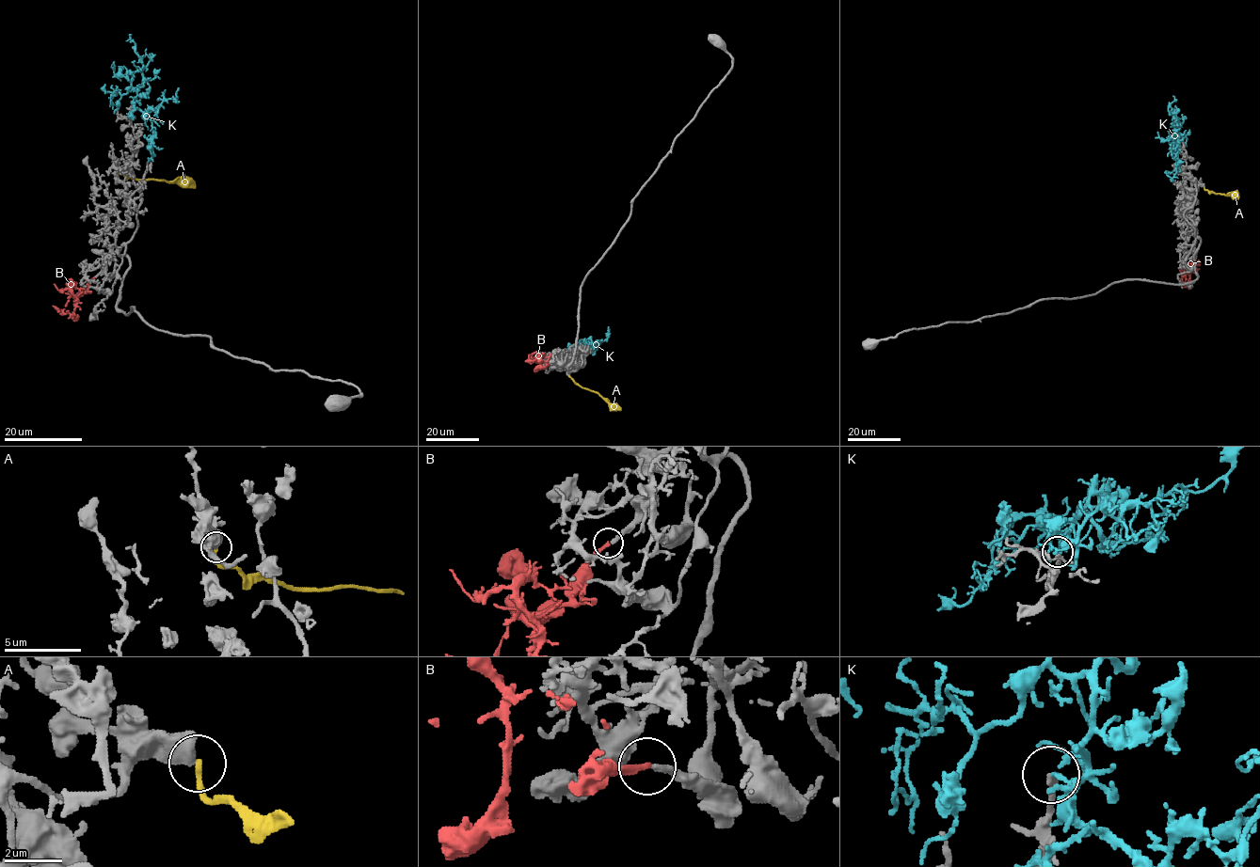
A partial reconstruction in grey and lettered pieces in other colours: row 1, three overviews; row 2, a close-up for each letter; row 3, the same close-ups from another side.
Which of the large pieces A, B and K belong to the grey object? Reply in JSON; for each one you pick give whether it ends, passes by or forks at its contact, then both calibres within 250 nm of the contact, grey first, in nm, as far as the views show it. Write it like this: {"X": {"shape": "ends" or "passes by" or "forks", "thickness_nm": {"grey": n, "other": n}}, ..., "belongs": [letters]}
{"B": {"shape": "ends", "thickness_nm": {"grey": 240, "other": 240}}, "belongs": ["B"]}

